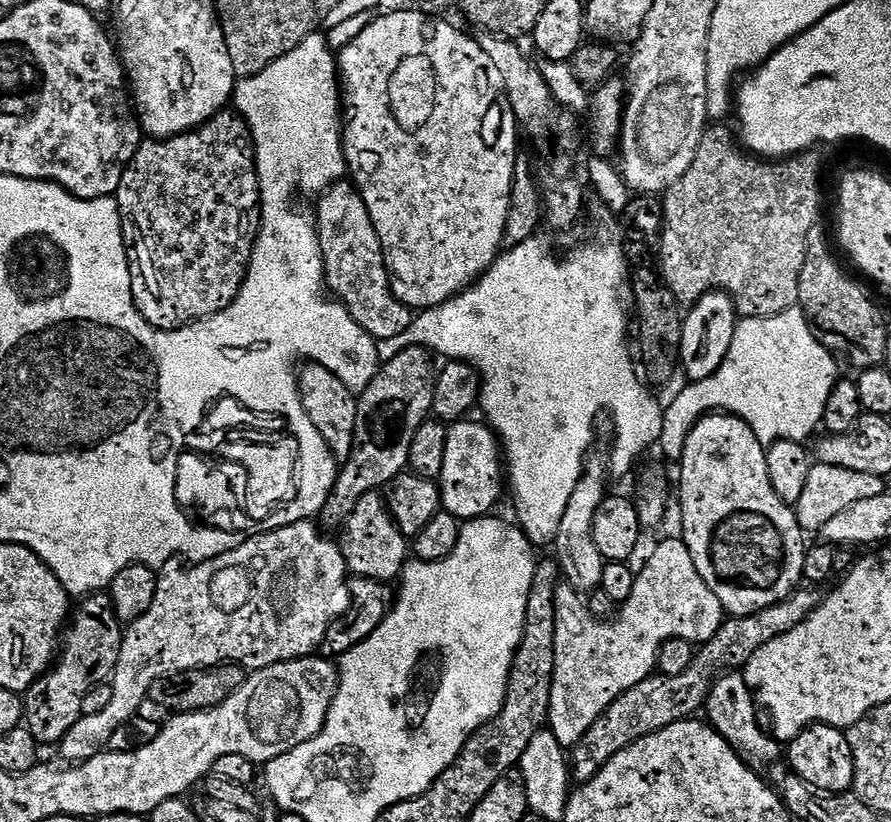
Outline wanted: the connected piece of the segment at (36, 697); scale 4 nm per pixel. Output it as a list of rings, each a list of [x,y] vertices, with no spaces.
[[[89,594],[79,601],[80,609],[75,609],[70,623],[62,636],[62,647],[58,652],[58,659],[53,663],[44,675],[39,676],[28,691],[23,693],[24,719],[23,723],[27,730],[34,736],[36,743],[41,746],[59,745],[60,741],[66,738],[74,724],[85,715],[82,710],[82,701],[86,694],[94,690],[94,686],[107,684],[115,674],[118,666],[119,652],[122,650],[125,629],[120,620],[116,617],[116,611],[112,608],[112,597],[108,594]]]

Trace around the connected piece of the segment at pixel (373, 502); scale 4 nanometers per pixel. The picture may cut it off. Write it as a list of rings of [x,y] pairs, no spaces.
[[[379,491],[368,492],[361,498],[344,524],[342,534],[344,557],[348,563],[348,571],[353,577],[361,576],[385,582],[403,577],[404,565],[410,560],[410,540],[400,532],[399,525],[388,511],[385,497]]]

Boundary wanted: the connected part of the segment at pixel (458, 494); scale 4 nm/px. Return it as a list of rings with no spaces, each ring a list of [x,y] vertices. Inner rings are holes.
[[[476,418],[457,420],[448,429],[446,440],[446,463],[442,466],[442,474],[438,481],[443,511],[454,514],[461,522],[476,520],[497,511],[496,503],[506,488],[506,468],[500,465],[502,460],[502,444],[497,433],[487,423],[479,424]]]

